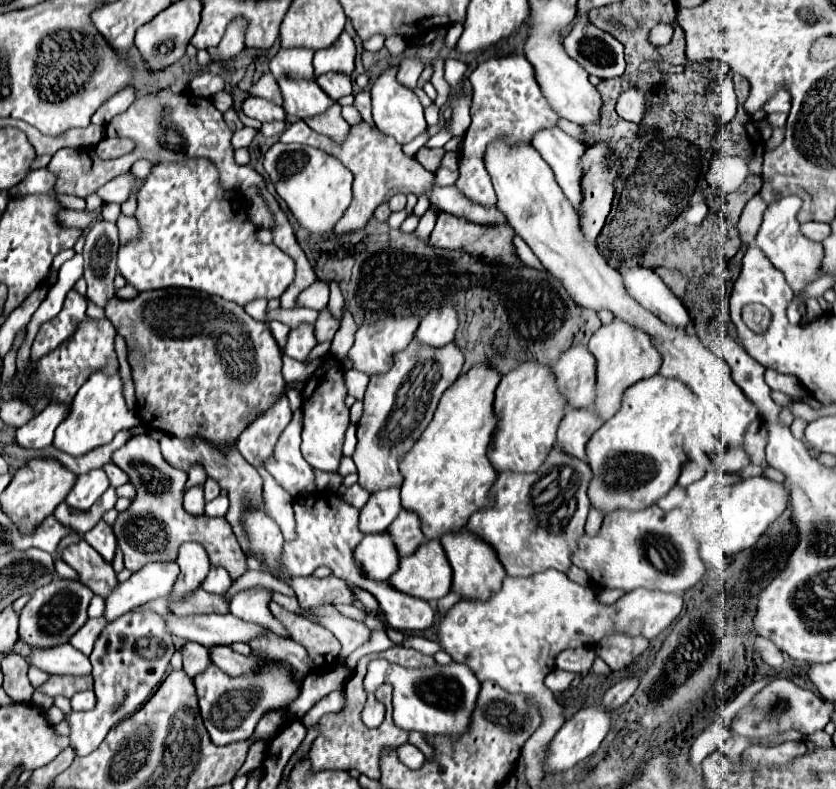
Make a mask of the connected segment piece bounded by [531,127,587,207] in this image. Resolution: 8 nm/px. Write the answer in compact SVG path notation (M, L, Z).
M549 127L549 129L537 131L531 139L531 145L551 165L563 193L577 207L577 203L581 199L579 159L587 147L583 143L575 141L571 135L567 135L559 127Z

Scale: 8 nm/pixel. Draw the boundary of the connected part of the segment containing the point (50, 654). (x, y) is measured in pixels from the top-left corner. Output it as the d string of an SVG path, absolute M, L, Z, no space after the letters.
M69 643L61 647L51 647L49 651L33 651L29 657L29 665L35 665L51 675L89 675L91 663L81 651L71 647Z

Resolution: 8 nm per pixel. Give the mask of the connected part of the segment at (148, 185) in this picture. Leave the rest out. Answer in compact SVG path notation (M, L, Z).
M207 157L153 165L139 189L135 219L139 223L139 237L119 247L119 273L139 291L187 287L245 305L257 297L281 297L293 281L293 259L277 245L265 245L257 239L257 227L247 217L247 201L239 191L227 191L219 185L219 171Z

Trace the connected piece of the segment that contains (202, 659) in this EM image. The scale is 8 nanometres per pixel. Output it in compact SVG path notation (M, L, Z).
M187 641L181 647L181 655L183 655L183 669L185 669L185 673L189 673L189 677L195 677L197 673L203 673L211 665L209 649L201 647L199 643Z

